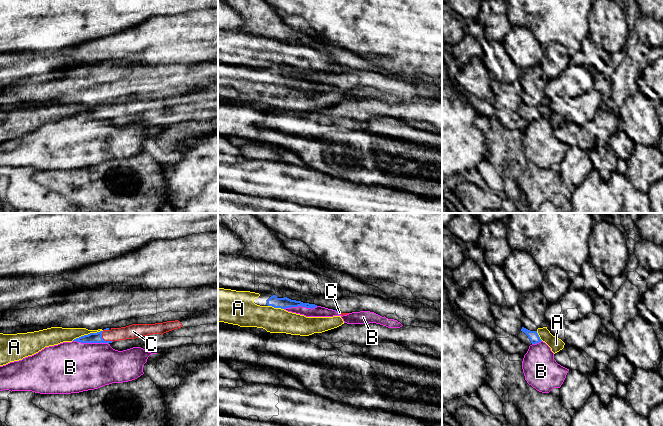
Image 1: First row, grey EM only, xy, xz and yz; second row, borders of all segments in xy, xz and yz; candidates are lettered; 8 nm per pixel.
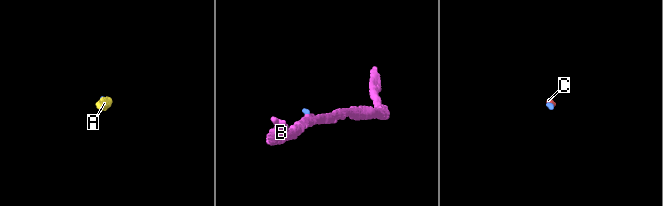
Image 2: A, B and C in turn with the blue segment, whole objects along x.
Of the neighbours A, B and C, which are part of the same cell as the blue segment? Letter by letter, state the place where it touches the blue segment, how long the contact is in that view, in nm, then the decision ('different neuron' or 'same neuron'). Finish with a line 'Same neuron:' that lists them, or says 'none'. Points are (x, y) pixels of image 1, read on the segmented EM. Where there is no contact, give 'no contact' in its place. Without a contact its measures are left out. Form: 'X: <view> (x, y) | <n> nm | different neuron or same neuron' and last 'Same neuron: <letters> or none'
A: xy (88, 334) | 260 nm | same neuron
B: xy (91, 342) | 280 nm | different neuron
C: xy (103, 339) | 130 nm | same neuron
Same neuron: A, C

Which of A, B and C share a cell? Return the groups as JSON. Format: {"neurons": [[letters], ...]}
{"neurons": [["A", "C"], ["B"]]}

